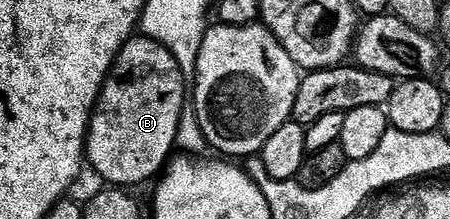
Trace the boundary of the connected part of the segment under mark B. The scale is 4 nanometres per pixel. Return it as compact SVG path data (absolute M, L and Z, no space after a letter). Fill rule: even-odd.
M131 38L114 62L112 78L103 87L100 96L100 111L103 111L108 118L115 119L118 128L115 131L110 127L103 129L102 151L89 152L89 166L91 163L102 175L114 171L114 179L118 182L115 184L122 189L130 189L133 183L142 183L145 179L152 178L154 174L157 176L167 166L166 158L169 157L170 150L175 150L178 142L178 126L182 120L182 112L187 110L187 107L188 81L176 65L172 53L148 38Z

